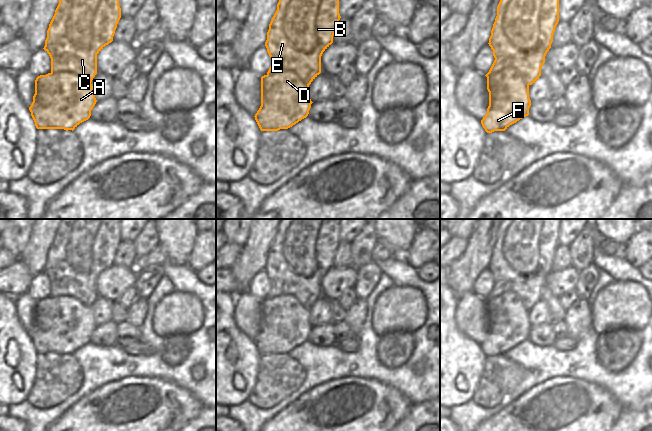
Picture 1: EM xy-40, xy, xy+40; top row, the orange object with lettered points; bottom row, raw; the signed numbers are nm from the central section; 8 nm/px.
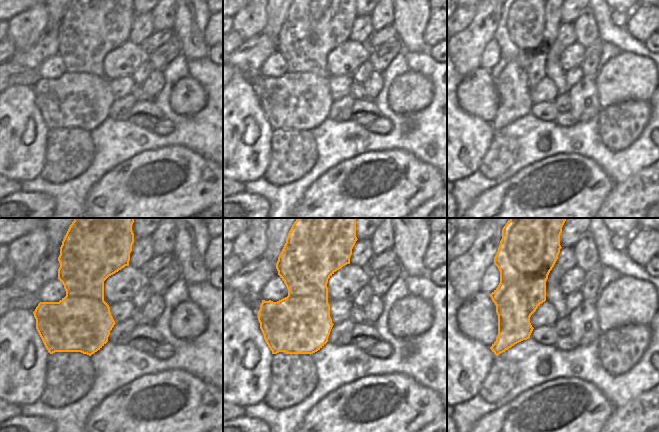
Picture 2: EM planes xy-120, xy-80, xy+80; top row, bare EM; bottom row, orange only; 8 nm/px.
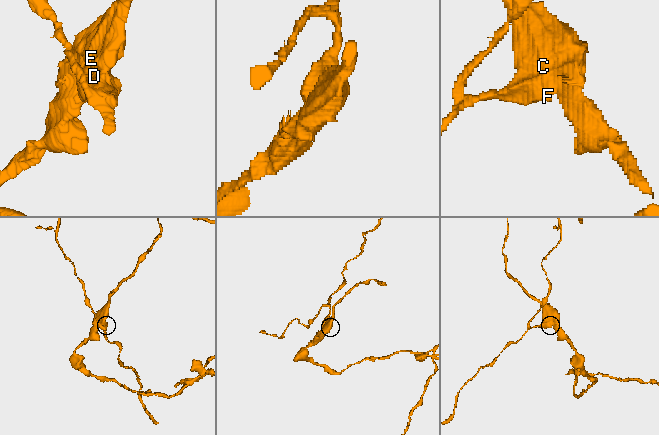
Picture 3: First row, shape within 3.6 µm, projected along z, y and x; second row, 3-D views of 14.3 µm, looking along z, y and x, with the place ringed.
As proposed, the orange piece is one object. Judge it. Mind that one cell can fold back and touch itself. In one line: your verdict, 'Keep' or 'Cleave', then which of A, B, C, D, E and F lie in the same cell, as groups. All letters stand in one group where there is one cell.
Cleave. Groups: A D F / B C E.

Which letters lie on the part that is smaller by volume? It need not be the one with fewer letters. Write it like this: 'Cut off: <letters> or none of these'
Cut off: A, D, F.

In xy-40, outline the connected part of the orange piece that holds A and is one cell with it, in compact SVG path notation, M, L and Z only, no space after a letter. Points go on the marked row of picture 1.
M64 71L36 78L29 110L37 129L73 131L90 118L96 102L90 82Z

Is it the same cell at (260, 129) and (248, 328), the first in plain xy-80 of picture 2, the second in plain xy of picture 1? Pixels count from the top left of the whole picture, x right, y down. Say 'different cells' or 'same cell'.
different cells

